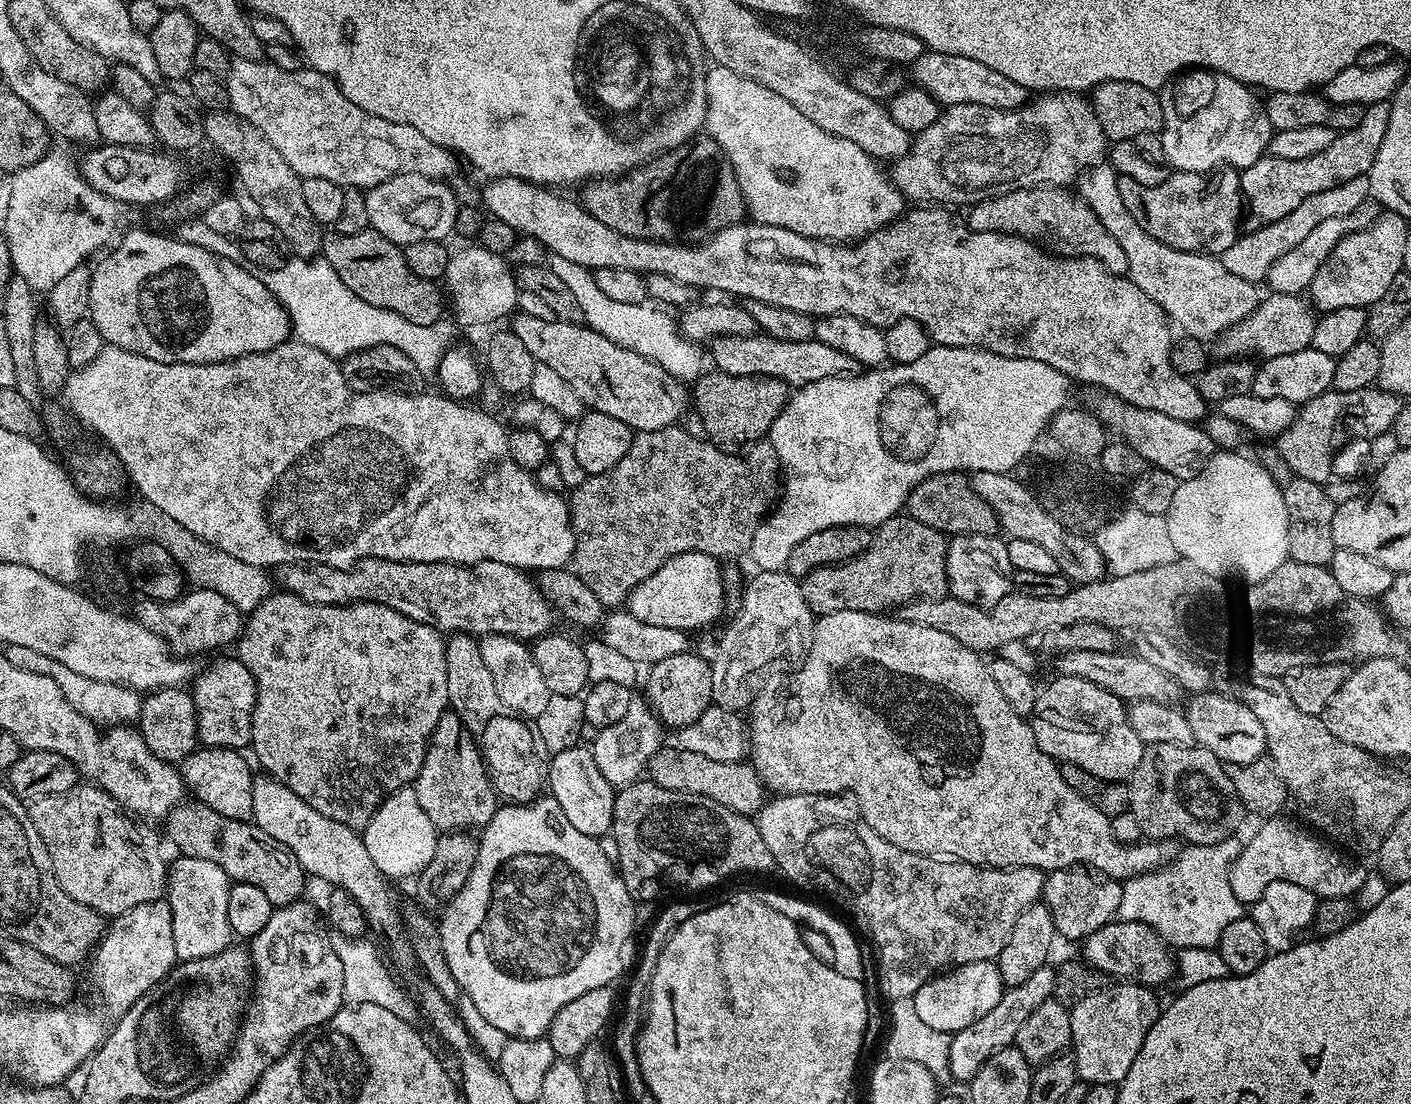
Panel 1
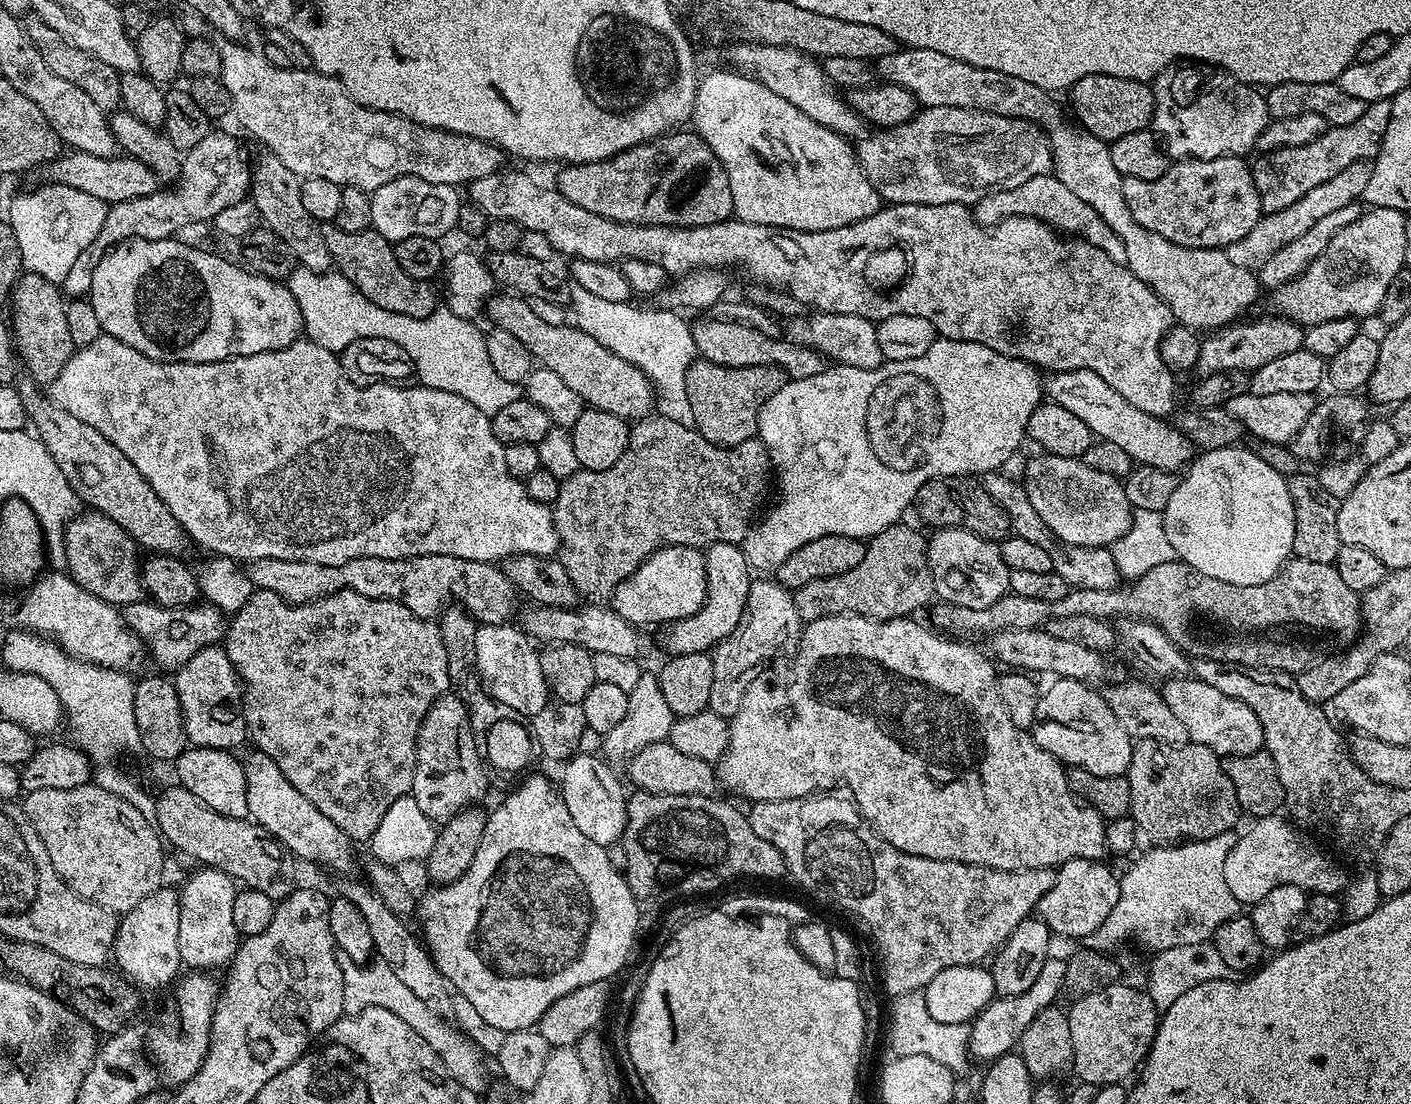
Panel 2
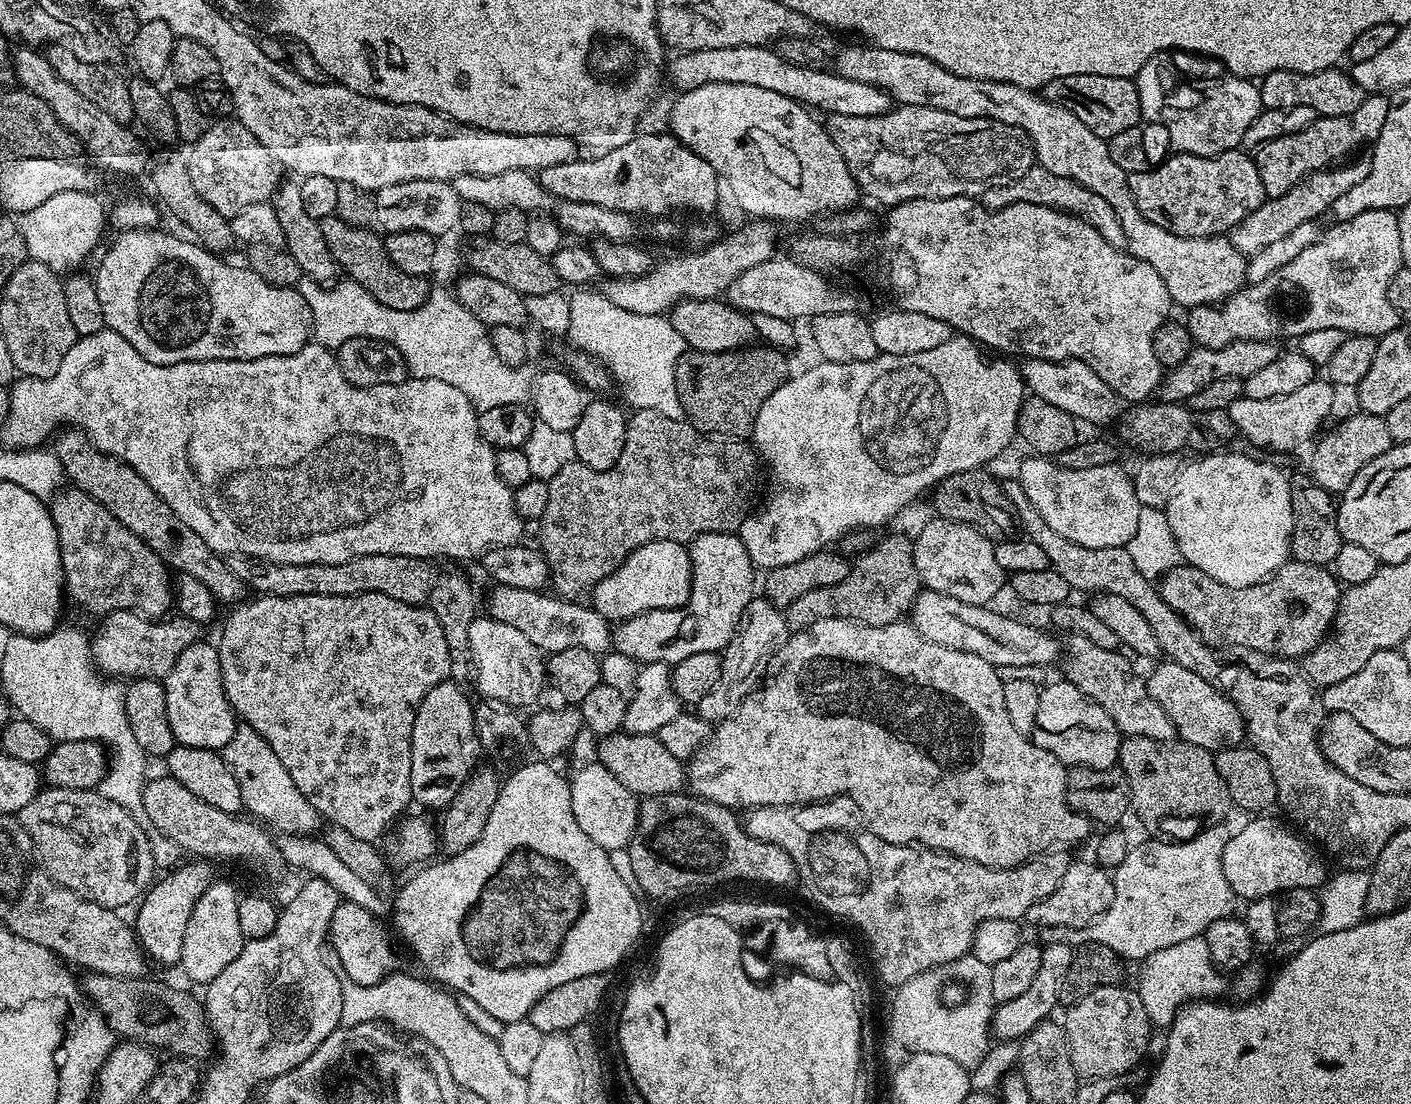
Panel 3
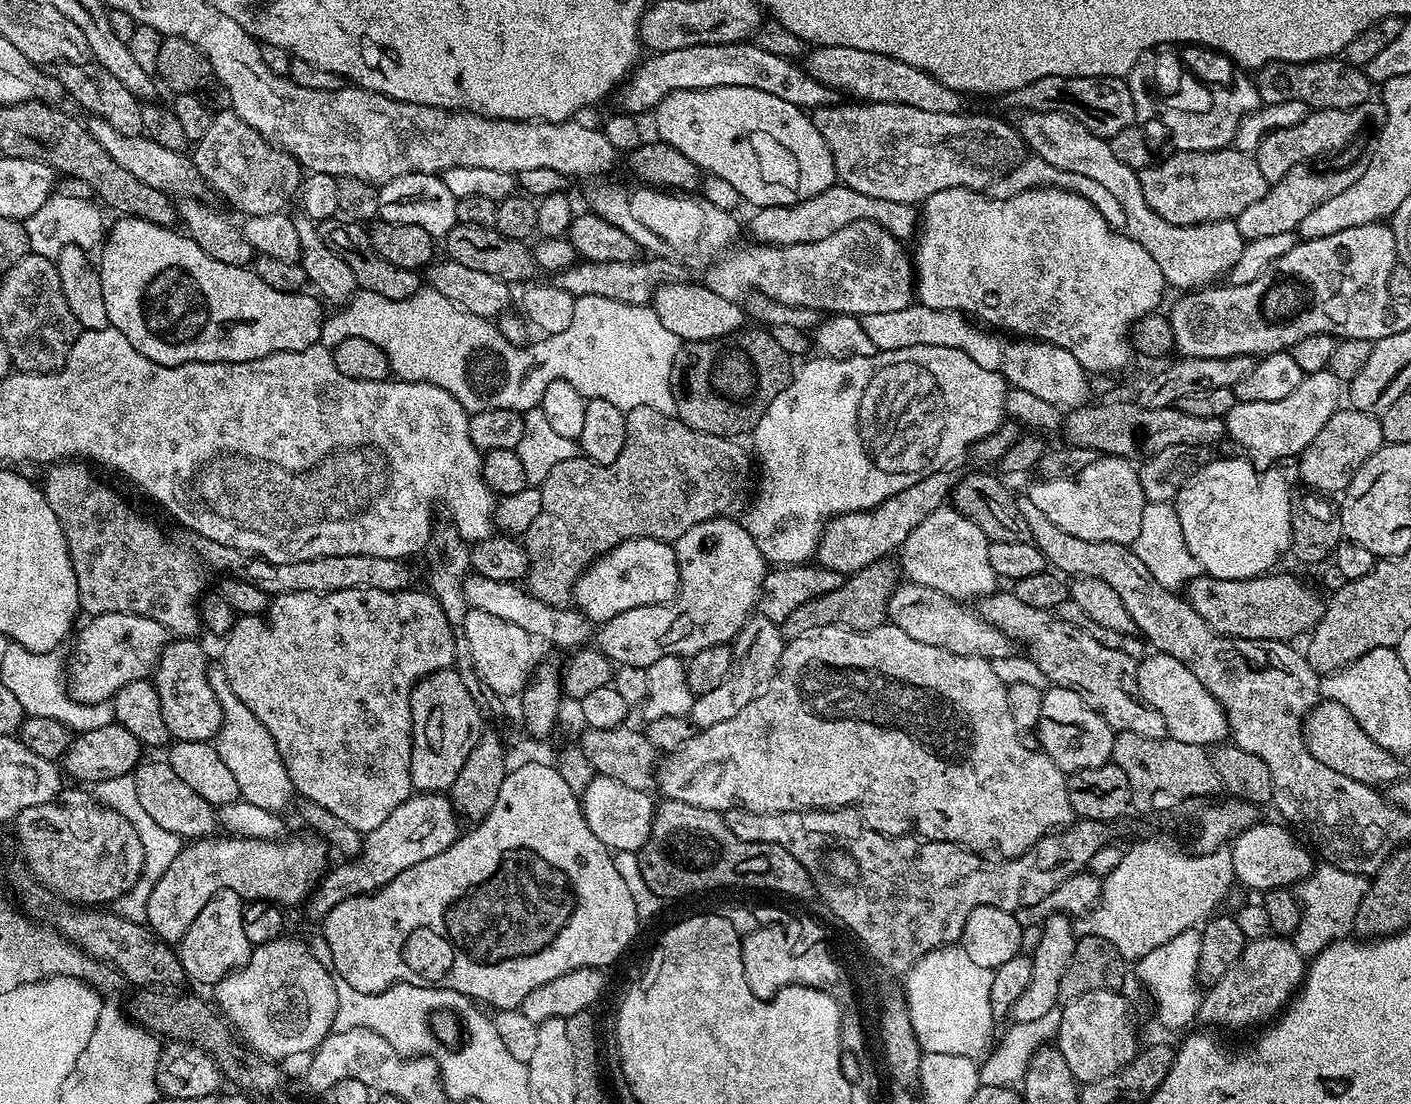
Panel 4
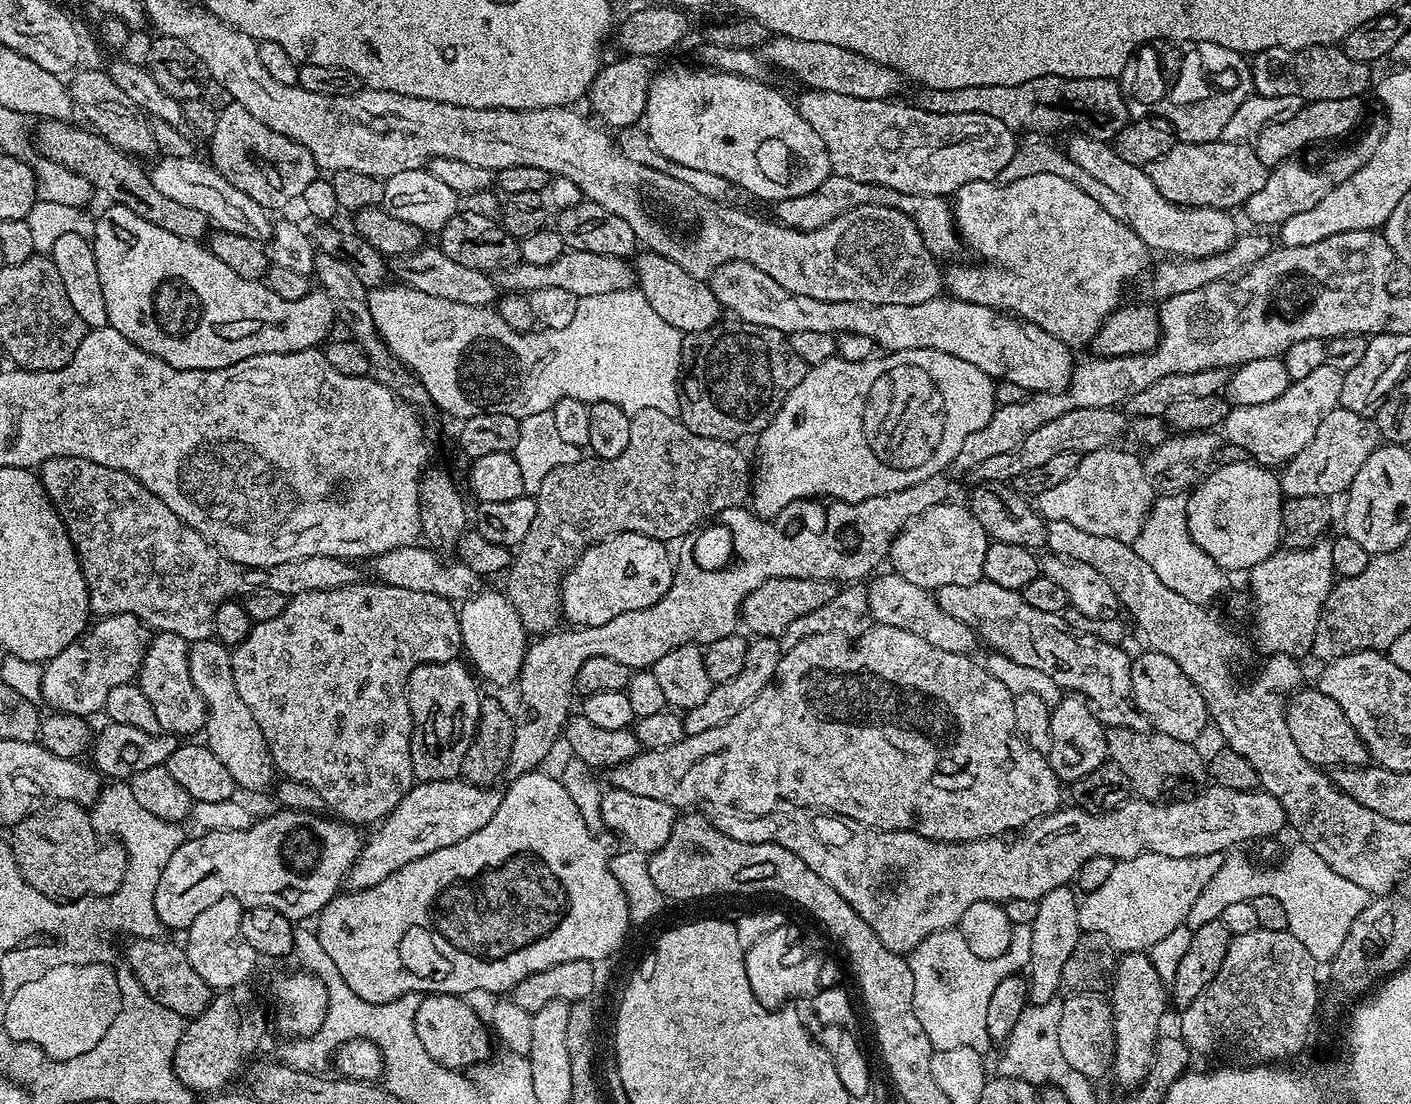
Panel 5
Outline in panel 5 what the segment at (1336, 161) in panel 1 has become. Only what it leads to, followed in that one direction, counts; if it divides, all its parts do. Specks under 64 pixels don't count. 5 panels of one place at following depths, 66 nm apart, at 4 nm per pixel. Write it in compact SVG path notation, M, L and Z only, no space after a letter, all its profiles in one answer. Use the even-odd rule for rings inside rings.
M1358 96L1307 101L1304 108L1298 110L1298 114L1294 114L1294 118L1289 118L1286 122L1274 122L1274 126L1266 126L1266 130L1262 130L1262 134L1256 136L1254 147L1258 158L1271 170L1283 164L1285 160L1299 157L1299 152L1311 144L1320 144L1323 140L1336 140L1347 132L1355 133L1356 123L1364 116L1364 102Z

